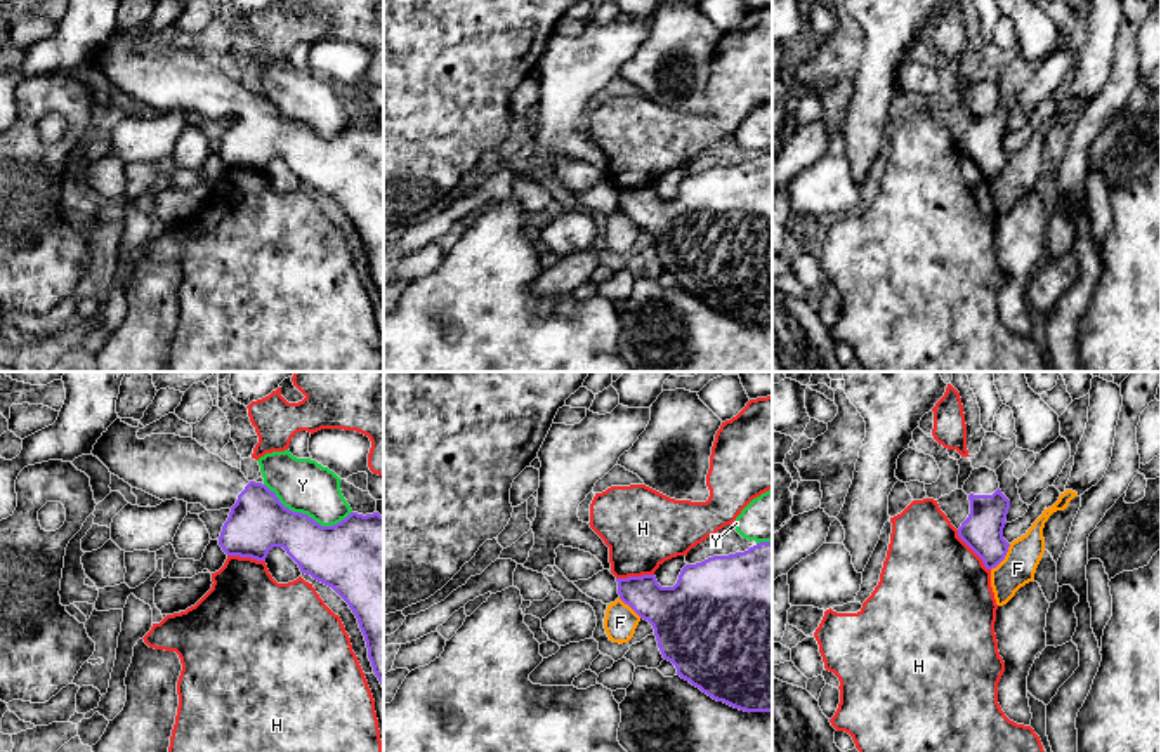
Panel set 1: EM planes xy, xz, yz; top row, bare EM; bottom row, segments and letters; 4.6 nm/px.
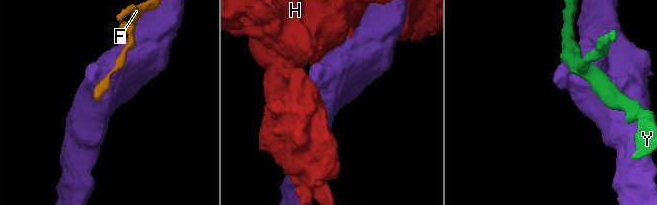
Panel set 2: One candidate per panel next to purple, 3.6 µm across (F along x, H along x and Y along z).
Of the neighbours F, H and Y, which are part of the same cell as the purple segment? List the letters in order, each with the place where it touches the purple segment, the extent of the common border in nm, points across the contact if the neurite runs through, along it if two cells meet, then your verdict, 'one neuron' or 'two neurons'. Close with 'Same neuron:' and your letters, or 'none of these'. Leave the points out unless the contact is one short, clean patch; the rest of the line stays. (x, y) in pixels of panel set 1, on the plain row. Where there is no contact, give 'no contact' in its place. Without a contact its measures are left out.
F: yz (1003, 169) | 160 nm | two neurons
H: yz (972, 160) | 240 nm | two neurons
Y: xy (306, 125) | 440 nm | two neurons
Same neuron: none of these

